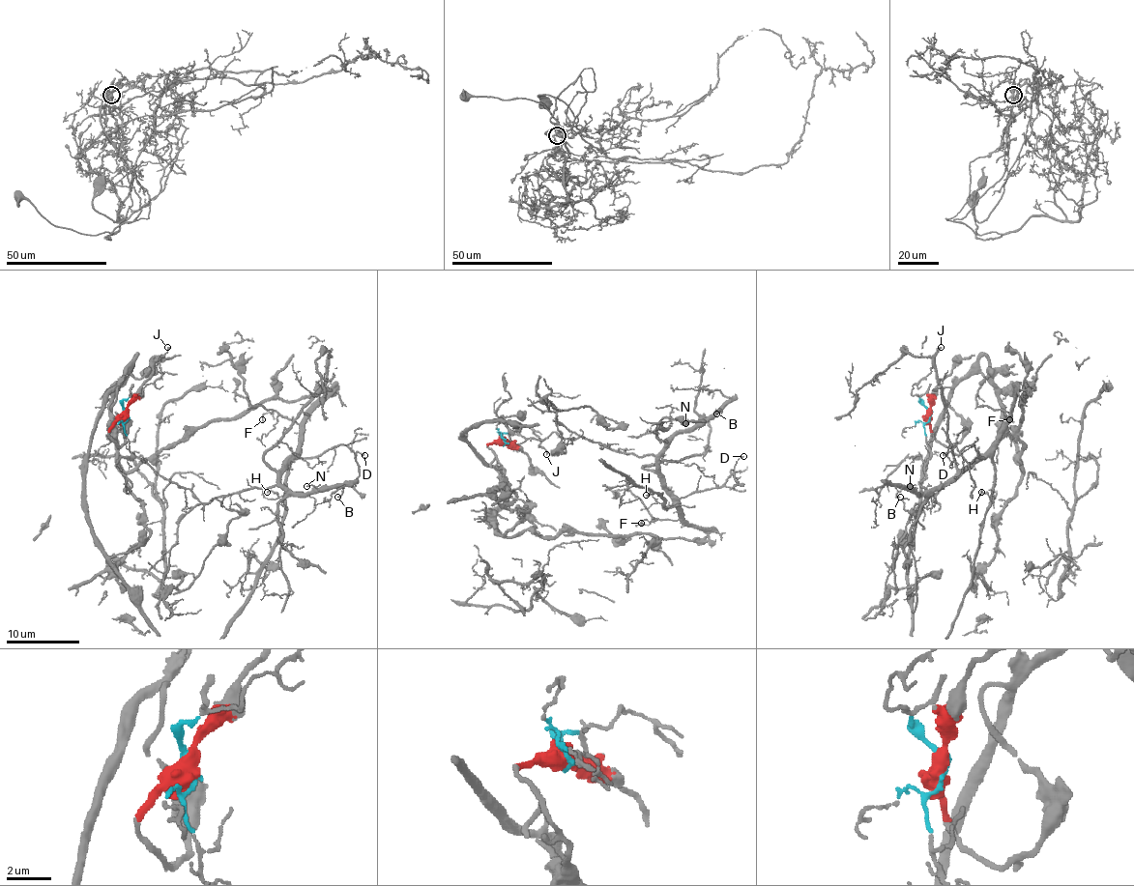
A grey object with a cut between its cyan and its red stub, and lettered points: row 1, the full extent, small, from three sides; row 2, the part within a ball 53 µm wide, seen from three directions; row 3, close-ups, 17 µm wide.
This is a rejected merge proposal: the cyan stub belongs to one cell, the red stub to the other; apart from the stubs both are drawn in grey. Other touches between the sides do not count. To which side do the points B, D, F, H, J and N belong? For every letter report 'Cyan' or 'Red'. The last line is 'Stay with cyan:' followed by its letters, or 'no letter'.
B: Cyan
D: Cyan
F: Cyan
H: Cyan
J: Cyan
N: Cyan
Stay with cyan: B, D, F, H, J, N

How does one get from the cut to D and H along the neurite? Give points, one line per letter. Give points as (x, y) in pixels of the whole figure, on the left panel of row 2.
D: (126, 414), (129, 449), (203, 503), (273, 486), (291, 461), (322, 455), (340, 444), (364, 455)
H: (126, 414), (129, 449), (201, 501), (273, 486), (295, 457), (285, 492), (267, 492)

